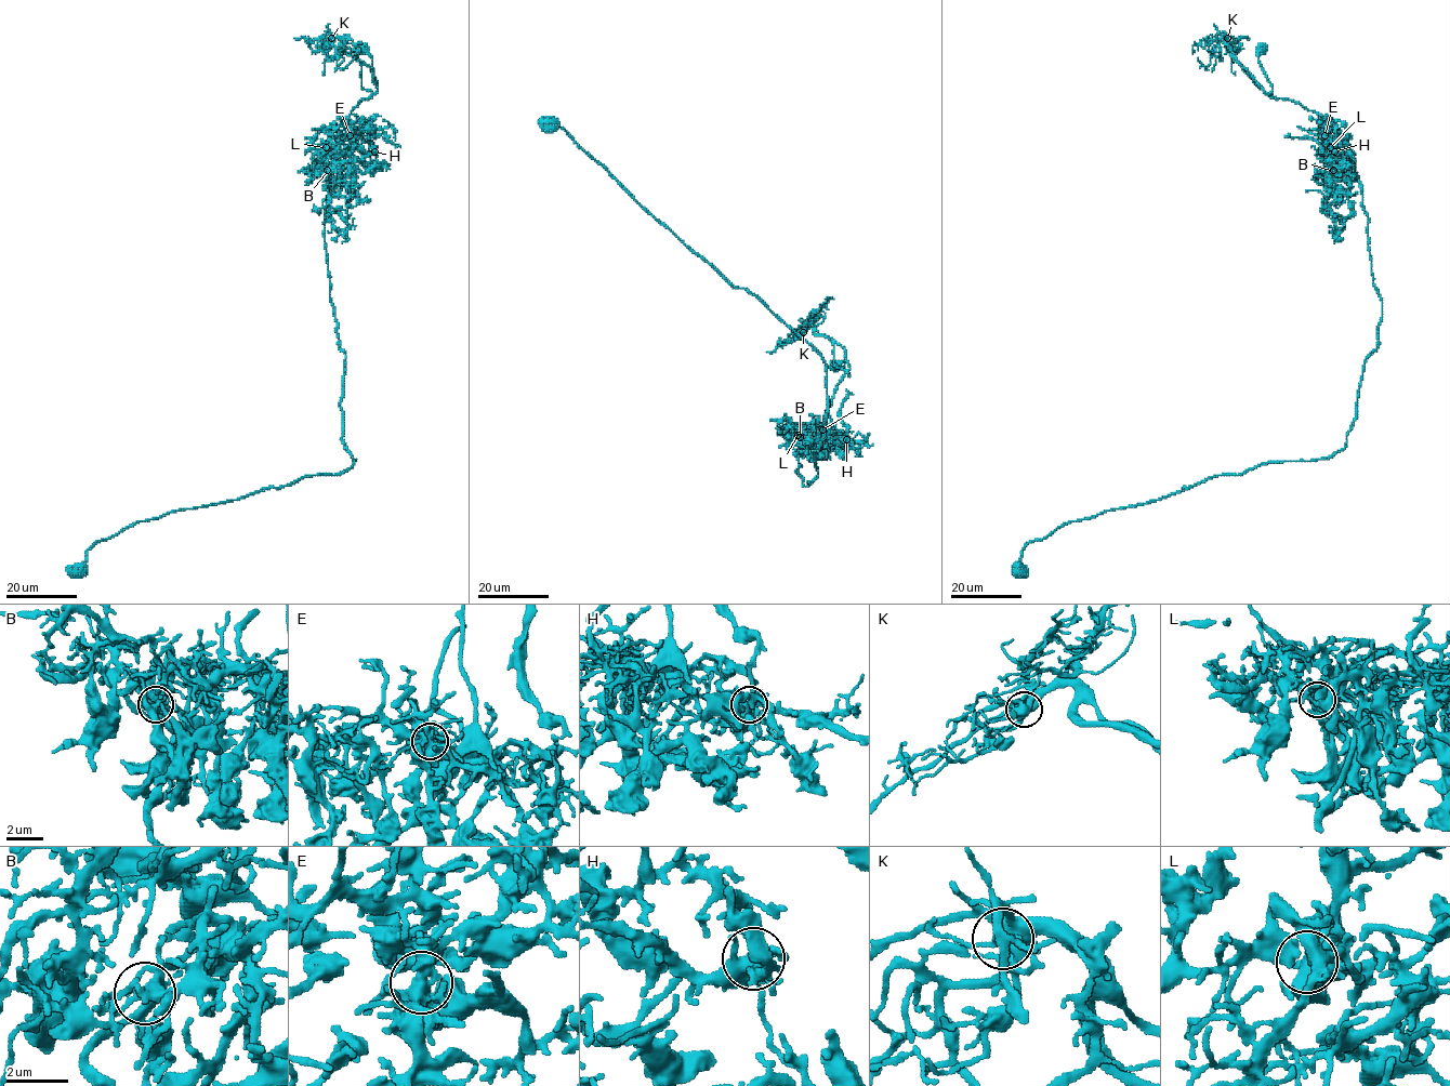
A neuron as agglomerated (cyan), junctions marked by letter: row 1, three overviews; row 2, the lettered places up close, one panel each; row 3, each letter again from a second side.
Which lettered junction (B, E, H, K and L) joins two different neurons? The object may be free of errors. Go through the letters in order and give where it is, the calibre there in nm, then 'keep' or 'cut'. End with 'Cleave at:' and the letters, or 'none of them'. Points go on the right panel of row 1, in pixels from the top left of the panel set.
B: (1333, 170) | 400 nm | keep
E: (1325, 135) | 500 nm | cut
H: (1334, 151) | 360 nm | keep
K: (1227, 38) | 420 nm | keep
L: (1330, 147) | 500 nm | keep
Cleave at: E

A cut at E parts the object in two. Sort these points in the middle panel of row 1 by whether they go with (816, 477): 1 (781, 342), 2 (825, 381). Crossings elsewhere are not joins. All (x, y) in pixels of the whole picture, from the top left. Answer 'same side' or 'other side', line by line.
1: other side
2: same side

